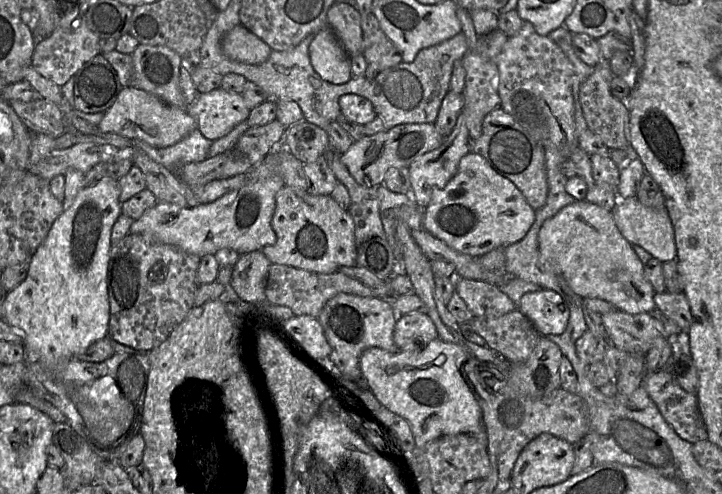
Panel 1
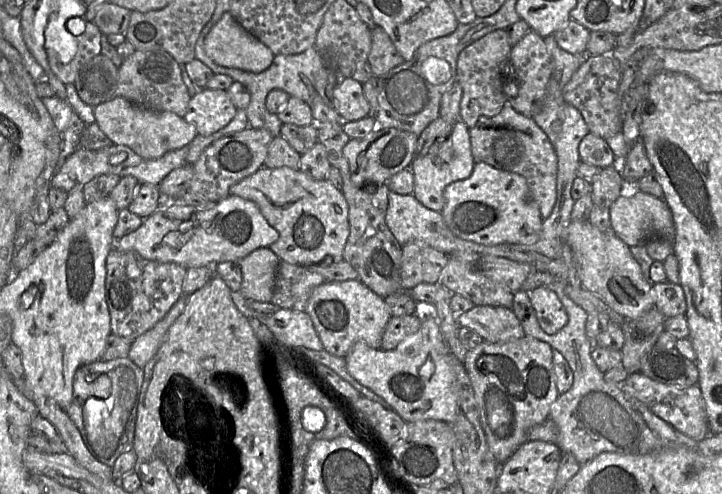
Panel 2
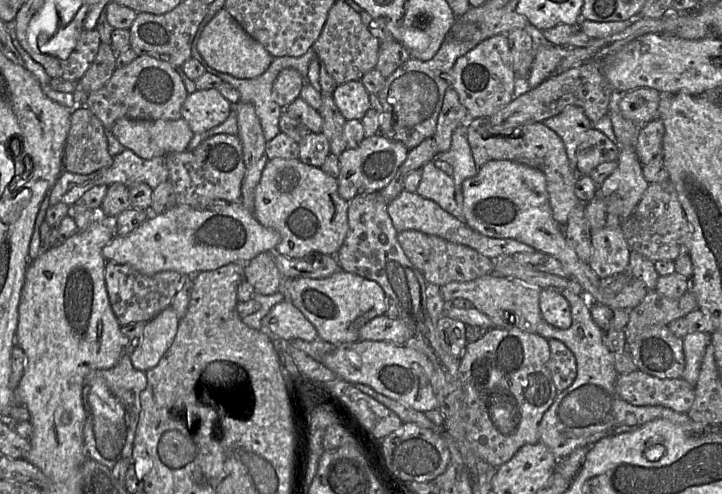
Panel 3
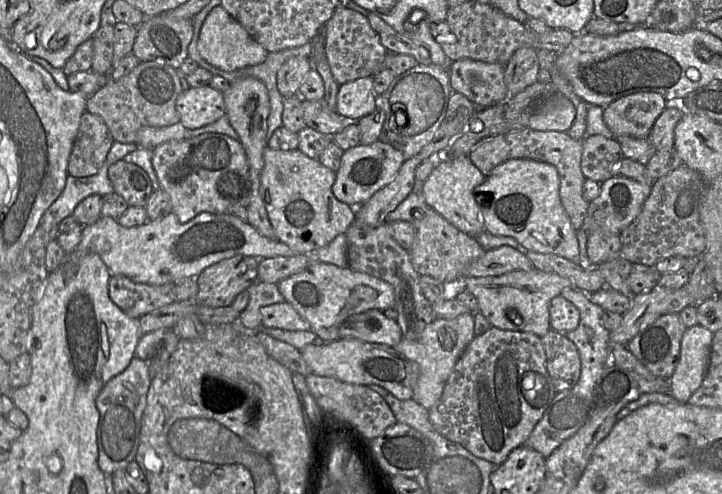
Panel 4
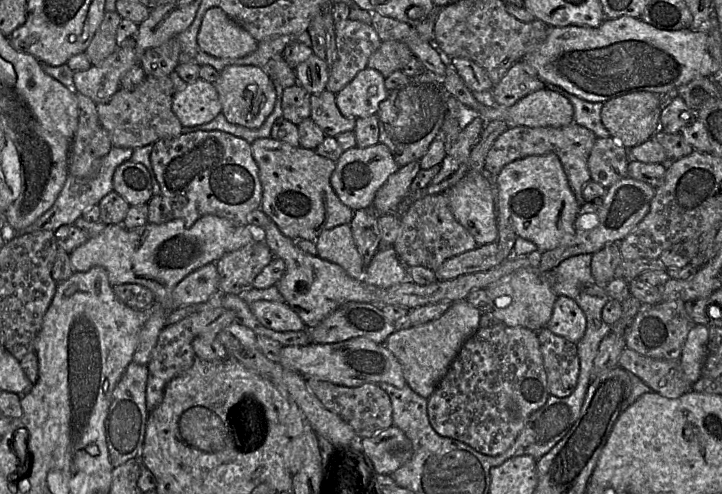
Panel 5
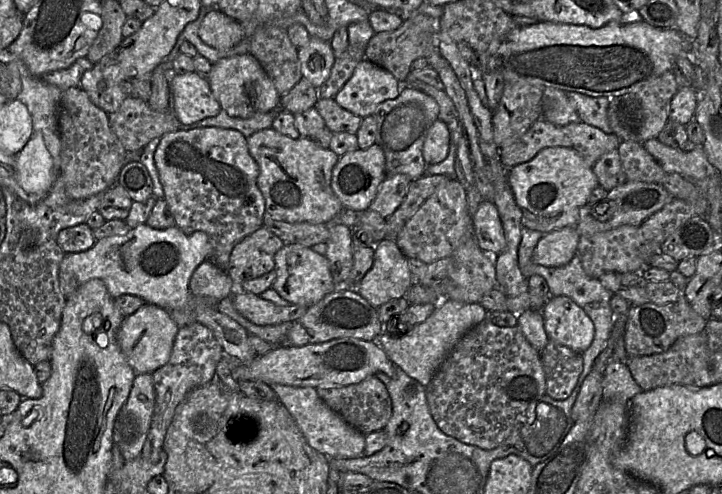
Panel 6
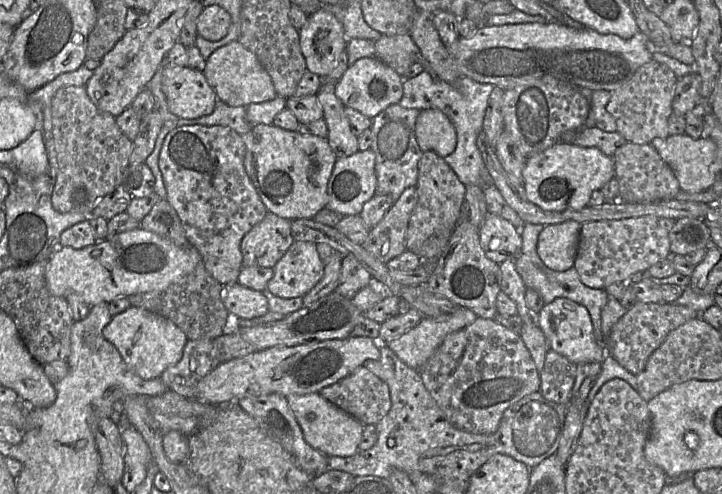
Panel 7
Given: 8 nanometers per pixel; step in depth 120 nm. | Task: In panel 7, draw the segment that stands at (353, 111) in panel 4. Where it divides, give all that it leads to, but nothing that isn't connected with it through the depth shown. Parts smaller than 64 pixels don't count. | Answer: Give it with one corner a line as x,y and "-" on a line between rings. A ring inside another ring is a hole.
374,56
364,57
348,67
337,81
334,92
345,107
357,110
373,119
388,106
399,104
403,96
402,77

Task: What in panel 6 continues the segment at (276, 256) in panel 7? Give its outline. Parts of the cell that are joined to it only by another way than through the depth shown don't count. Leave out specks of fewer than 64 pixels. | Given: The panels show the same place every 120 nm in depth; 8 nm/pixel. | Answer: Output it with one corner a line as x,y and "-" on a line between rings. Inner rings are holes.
264,226
237,243
227,266
234,288
275,269
275,254
284,245
281,238

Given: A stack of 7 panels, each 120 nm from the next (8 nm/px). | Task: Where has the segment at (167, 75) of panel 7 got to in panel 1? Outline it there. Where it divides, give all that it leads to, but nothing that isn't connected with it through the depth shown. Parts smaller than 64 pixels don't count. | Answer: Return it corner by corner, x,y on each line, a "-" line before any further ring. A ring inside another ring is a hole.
218,88
208,93
199,93
187,112
194,118
202,135
214,141
227,135
241,122
247,121
251,110
241,94

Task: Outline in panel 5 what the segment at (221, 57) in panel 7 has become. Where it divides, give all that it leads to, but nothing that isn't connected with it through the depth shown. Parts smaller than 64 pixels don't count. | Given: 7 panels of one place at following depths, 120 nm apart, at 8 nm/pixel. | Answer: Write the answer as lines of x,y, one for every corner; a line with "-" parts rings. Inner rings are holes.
229,65
220,71
214,83
222,105
222,113
228,122
249,129
259,128
272,113
276,102
276,91
269,75
252,65

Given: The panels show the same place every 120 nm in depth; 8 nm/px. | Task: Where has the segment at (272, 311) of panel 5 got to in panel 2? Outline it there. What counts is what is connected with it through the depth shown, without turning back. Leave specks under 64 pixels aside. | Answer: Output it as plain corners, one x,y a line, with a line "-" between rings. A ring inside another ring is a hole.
280,308
273,315
265,317
264,324
284,347
324,349
312,319
305,311

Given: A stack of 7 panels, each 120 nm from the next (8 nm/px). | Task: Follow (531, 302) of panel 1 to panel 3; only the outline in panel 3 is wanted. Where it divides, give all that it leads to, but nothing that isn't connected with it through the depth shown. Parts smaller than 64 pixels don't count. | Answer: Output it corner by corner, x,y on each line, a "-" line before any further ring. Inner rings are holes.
543,289
539,306
543,320
557,329
568,329
572,324
571,307
567,299
556,289

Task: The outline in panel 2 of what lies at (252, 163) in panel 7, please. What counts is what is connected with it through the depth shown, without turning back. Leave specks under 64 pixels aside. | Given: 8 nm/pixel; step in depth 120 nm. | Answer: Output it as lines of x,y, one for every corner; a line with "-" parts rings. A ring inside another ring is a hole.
262,166
252,175
232,185
229,189
229,195
236,195
254,202
260,209
260,212
267,220
267,222
279,232
279,239
276,242
272,243
269,246
269,249
272,250
280,258
281,261
298,265
310,265
321,263
324,260
343,260
344,248
350,234
348,203
344,197
342,190
338,190
329,180
317,180
302,172
300,169
295,170
287,166
278,168
267,168

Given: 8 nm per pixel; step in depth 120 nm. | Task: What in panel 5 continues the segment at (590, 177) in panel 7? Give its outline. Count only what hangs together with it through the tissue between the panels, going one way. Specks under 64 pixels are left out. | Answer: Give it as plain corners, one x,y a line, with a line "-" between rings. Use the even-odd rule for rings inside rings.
552,152
527,156
505,165
495,177
496,223
508,225
517,236
532,241
539,251
548,251
570,242
581,204
573,193
559,157

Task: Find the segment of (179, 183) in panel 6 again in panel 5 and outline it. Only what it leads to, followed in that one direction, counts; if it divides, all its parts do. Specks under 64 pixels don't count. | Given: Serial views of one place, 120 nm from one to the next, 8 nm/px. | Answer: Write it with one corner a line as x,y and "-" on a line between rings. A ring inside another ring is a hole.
219,130
184,133
154,143
150,159
162,195
168,200
174,218
183,219
186,228
209,214
229,219
239,225
248,225
248,214
261,208
259,169
252,155
251,144
240,137

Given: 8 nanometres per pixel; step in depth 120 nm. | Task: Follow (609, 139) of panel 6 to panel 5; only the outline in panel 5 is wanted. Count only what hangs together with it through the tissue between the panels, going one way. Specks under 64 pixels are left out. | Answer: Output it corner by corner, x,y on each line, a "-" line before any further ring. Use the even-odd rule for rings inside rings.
574,121
561,127
529,127
515,126
504,131
493,143
485,159
486,172
498,175
502,168
510,162
533,155
555,153
563,166
569,185
580,204
583,199
583,188
591,180
588,158
597,136
588,128

